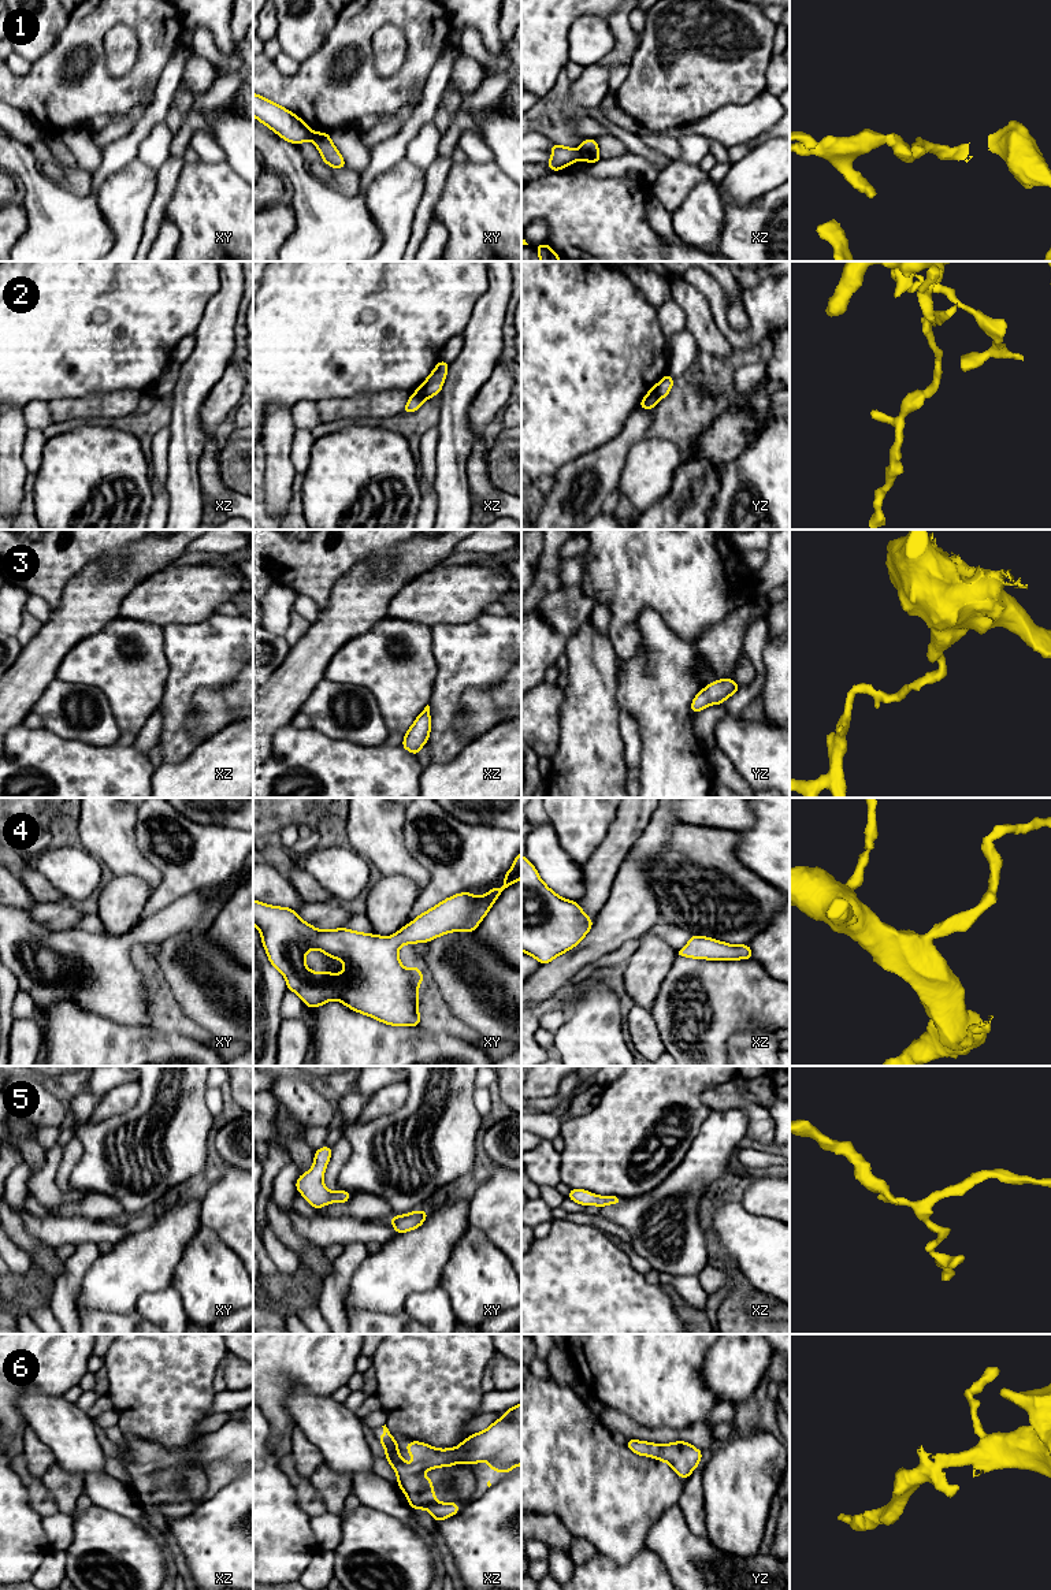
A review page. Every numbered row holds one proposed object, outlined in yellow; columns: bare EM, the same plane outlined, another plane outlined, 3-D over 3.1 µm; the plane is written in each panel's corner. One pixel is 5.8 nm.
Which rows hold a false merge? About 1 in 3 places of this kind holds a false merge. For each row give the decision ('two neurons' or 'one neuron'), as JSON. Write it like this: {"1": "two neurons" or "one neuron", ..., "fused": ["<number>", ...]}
{"1": "two neurons", "2": "two neurons", "3": "one neuron", "4": "one neuron", "5": "one neuron", "6": "one neuron", "fused": ["1", "2"]}

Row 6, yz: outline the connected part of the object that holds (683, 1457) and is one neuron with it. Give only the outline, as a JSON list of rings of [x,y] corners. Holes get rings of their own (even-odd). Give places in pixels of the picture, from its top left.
[[[627,1439],[625,1445],[639,1456],[650,1456],[668,1463],[683,1479],[691,1475],[702,1457],[702,1450],[683,1441],[657,1445],[654,1442]]]

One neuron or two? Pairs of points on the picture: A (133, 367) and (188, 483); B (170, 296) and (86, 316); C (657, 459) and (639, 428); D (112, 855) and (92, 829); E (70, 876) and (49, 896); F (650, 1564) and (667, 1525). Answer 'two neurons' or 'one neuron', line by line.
A: two neurons
B: one neuron
C: two neurons
D: one neuron
E: two neurons
F: two neurons

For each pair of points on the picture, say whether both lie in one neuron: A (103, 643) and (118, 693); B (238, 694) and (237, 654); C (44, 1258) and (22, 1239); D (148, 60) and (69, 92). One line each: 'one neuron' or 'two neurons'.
A: one neuron
B: two neurons
C: one neuron
D: one neuron

